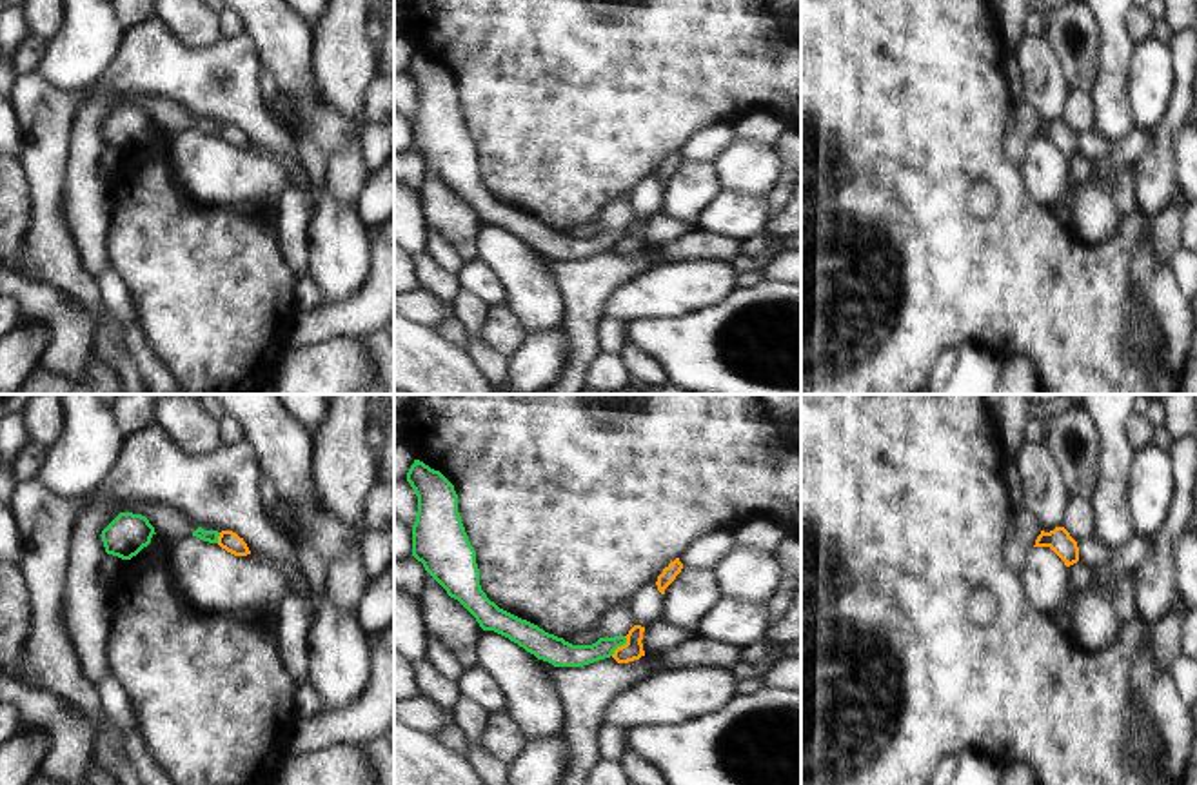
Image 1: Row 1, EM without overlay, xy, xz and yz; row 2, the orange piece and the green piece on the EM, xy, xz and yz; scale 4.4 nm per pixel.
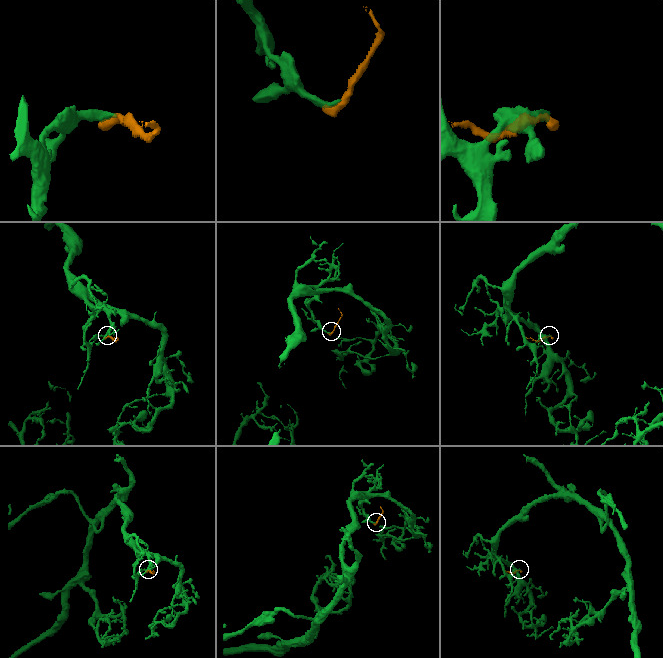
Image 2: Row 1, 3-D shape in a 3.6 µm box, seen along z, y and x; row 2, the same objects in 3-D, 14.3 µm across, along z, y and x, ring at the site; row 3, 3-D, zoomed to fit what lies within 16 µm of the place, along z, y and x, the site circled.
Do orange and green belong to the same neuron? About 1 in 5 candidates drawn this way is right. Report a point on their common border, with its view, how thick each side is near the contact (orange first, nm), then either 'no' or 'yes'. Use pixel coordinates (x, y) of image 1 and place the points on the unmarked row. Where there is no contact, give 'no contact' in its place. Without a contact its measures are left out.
contact xz (620, 240); calibres 90 and 110 nm; no

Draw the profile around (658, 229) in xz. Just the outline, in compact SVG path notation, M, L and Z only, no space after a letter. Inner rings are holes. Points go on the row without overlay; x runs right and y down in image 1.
M663 213L648 216L641 233L645 249L672 242L674 238L687 234L692 227L694 225L681 220L672 220Z

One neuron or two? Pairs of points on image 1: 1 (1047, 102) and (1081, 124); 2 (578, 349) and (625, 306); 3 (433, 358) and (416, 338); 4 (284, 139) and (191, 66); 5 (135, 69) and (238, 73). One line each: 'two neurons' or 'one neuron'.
1: two neurons
2: two neurons
3: one neuron
4: one neuron
5: one neuron

